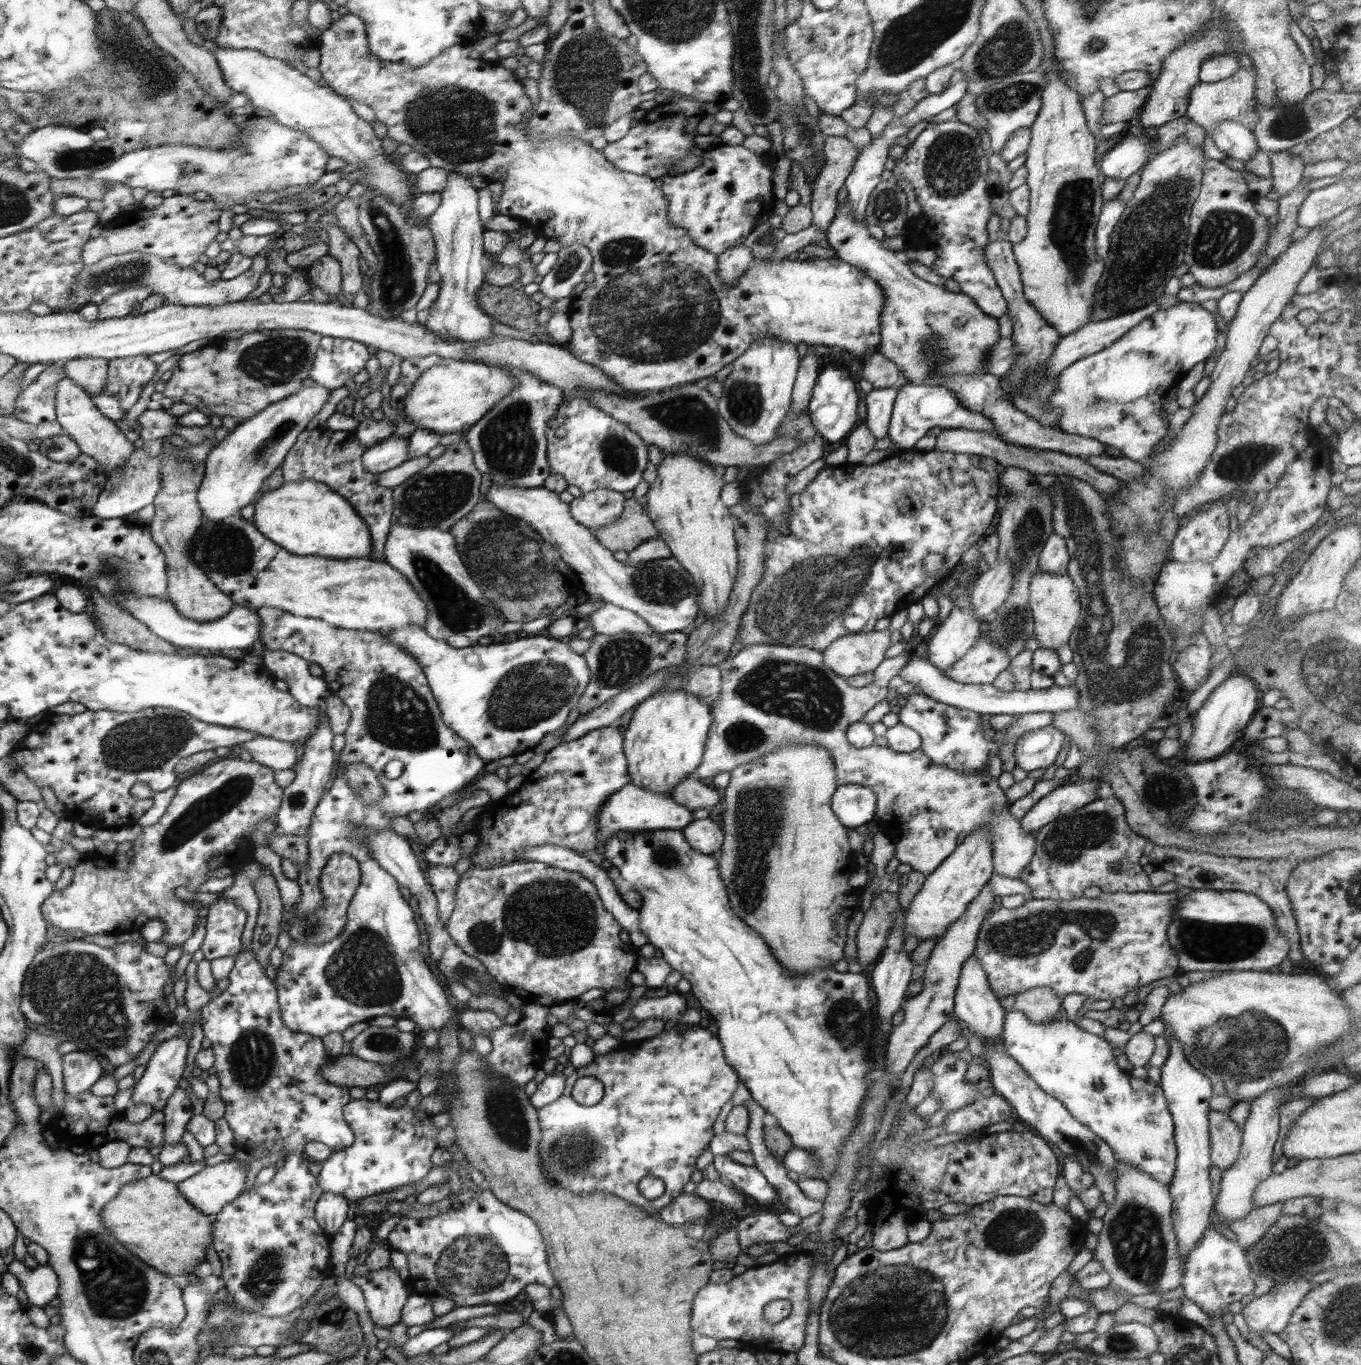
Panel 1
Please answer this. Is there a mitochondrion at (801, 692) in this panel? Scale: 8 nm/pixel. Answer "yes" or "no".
yes

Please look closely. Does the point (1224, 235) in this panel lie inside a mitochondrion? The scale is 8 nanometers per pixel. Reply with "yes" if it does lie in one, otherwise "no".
yes

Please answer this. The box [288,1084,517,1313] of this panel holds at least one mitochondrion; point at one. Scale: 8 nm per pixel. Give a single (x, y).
(472, 1264)

